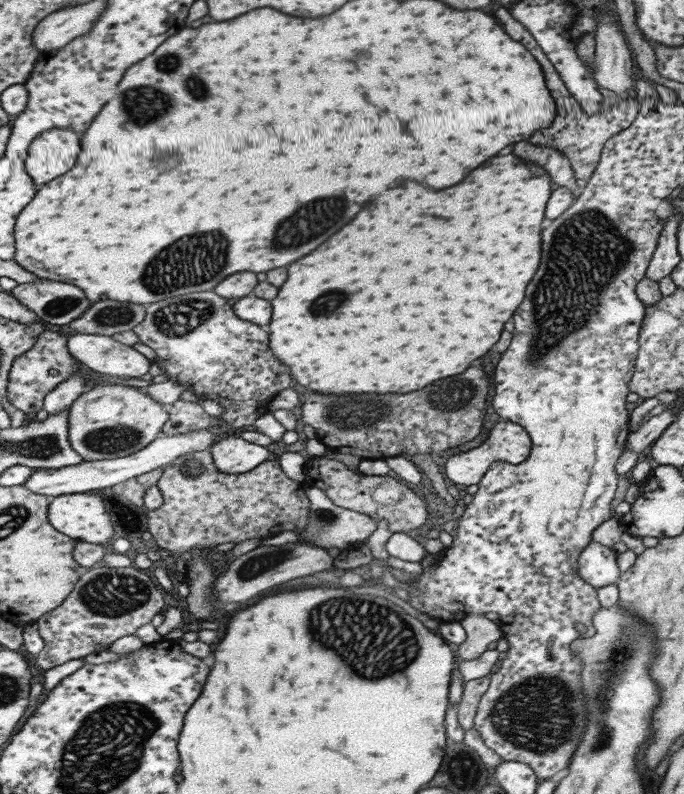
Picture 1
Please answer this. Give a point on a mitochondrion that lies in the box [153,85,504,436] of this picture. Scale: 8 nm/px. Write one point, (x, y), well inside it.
(314, 220)

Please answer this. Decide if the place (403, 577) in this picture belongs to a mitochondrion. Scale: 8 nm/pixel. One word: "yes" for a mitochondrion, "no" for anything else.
no

